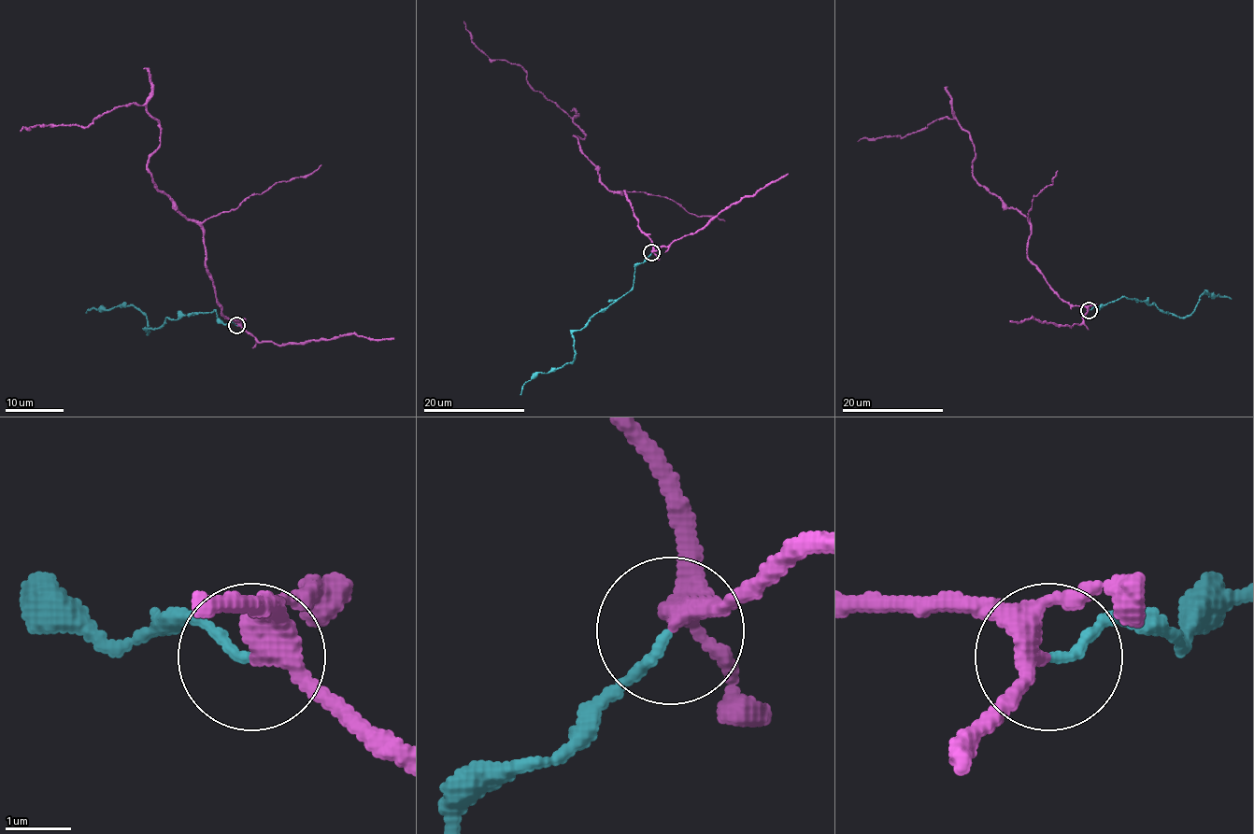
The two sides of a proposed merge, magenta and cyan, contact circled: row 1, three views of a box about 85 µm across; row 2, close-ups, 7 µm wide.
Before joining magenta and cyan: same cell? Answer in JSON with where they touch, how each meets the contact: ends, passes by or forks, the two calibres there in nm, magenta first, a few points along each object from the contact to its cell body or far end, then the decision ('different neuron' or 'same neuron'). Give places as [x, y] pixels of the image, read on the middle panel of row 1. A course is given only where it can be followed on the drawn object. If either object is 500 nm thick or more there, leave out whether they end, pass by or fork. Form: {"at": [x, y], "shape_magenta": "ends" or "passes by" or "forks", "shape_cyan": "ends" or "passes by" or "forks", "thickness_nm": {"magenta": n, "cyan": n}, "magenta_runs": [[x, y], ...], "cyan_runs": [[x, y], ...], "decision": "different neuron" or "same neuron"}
{"at": [651, 252], "shape_magenta": "forks", "shape_cyan": "ends", "thickness_nm": {"magenta": 280, "cyan": 140}, "magenta_runs": [[652, 252], [624, 190], [610, 190], [582, 152], [572, 119], [520, 65], [491, 59], [463, 21]], "cyan_runs": [[652, 252], [635, 267], [632, 289], [574, 332], [574, 360], [546, 374], [538, 373], [525, 382], [520, 395]], "decision": "same neuron"}

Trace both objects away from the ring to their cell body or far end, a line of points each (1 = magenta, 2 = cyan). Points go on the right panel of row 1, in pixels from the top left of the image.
1: (1089, 310), (1061, 299), (1028, 259), (1027, 219), (973, 175), (971, 135), (955, 120), (858, 141)
2: (1089, 310), (1125, 296), (1186, 318), (1204, 292), (1232, 299)

